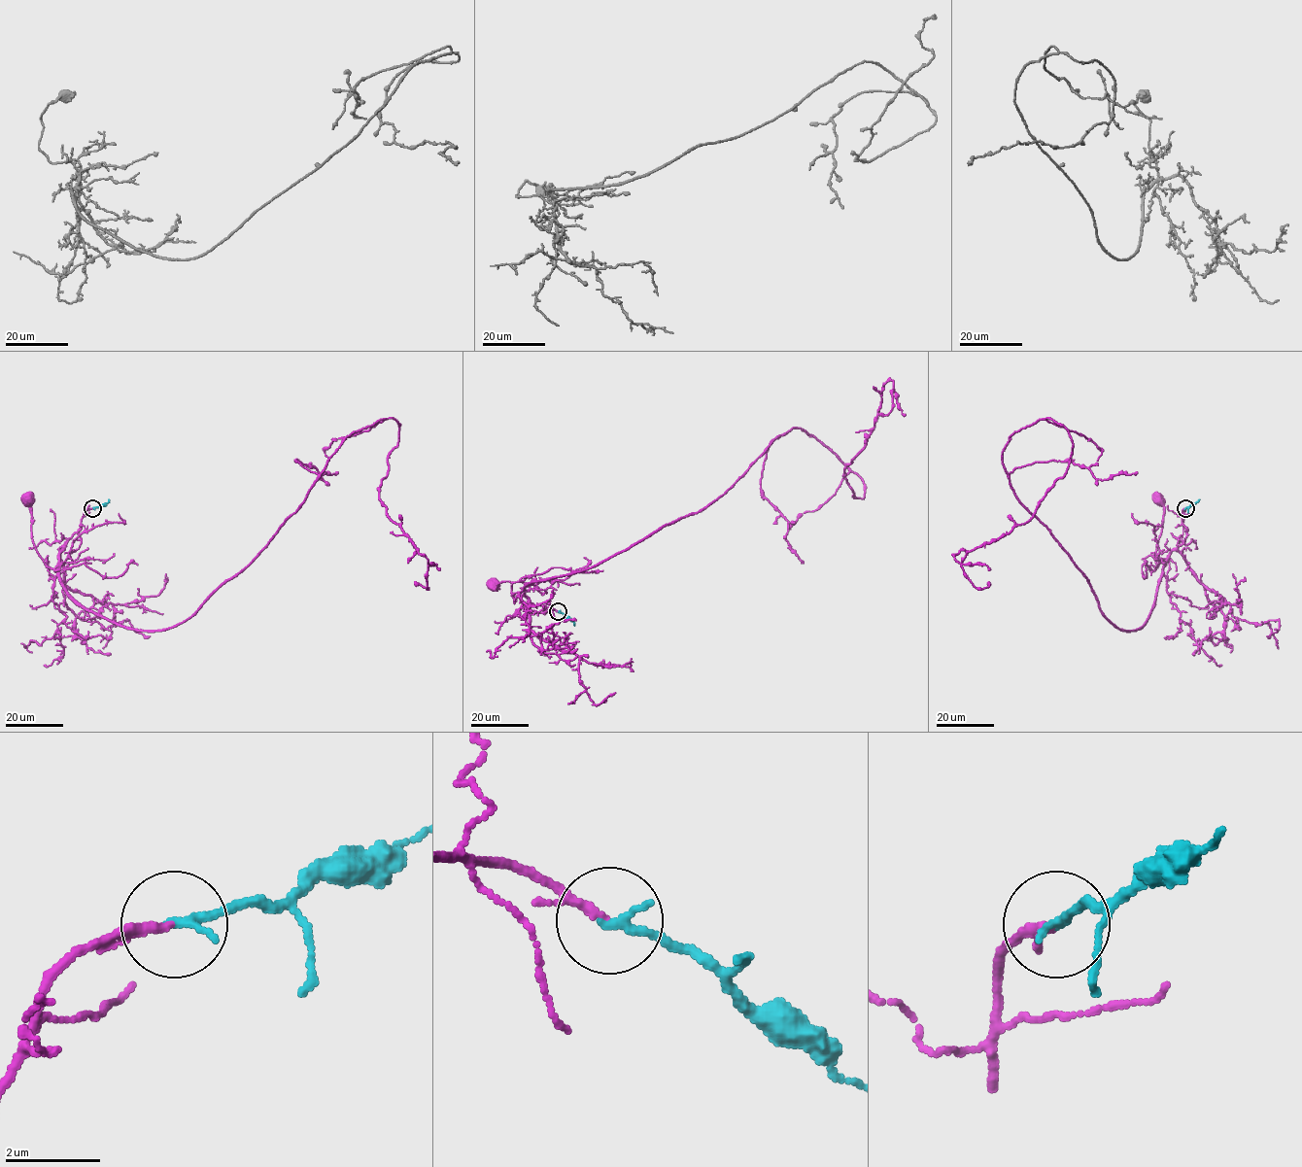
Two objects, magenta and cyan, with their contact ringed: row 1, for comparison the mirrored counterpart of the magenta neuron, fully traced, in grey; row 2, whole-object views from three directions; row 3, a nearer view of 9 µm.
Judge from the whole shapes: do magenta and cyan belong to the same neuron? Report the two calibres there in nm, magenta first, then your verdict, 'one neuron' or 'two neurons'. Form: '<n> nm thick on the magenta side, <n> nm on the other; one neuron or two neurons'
180 nm thick on the magenta side, 240 nm on the other; one neuron

